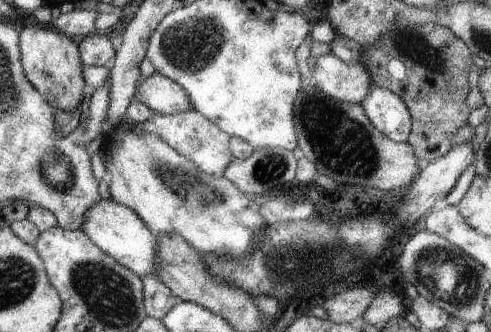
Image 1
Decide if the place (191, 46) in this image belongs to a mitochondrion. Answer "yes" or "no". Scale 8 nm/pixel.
yes

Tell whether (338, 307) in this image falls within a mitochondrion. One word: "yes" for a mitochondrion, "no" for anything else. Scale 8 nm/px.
no

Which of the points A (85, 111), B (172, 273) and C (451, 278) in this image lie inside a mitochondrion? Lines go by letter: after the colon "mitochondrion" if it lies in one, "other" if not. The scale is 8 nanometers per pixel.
A: other
B: other
C: mitochondrion

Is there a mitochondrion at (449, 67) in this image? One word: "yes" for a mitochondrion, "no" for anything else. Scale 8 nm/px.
yes

